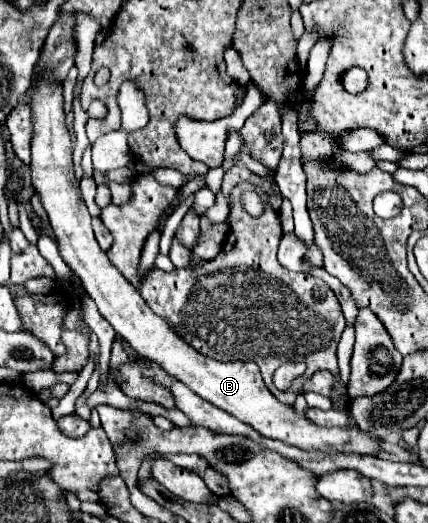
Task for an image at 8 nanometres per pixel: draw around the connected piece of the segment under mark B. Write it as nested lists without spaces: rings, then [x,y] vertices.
[[[35,72],[33,80],[31,80],[31,88],[27,90],[27,94],[31,96],[29,108],[31,108],[31,124],[33,124],[33,136],[31,136],[31,180],[33,180],[33,188],[37,192],[37,196],[41,198],[43,208],[47,210],[49,216],[49,224],[57,236],[57,244],[59,244],[59,252],[63,256],[63,260],[71,266],[71,270],[75,272],[75,276],[81,280],[85,292],[95,300],[101,316],[115,328],[115,332],[125,338],[143,358],[157,362],[167,374],[171,374],[173,378],[177,378],[179,382],[187,384],[187,388],[191,388],[193,392],[197,392],[197,396],[201,396],[203,400],[215,404],[217,408],[233,414],[235,418],[239,418],[241,422],[249,424],[251,428],[255,428],[257,432],[261,432],[261,436],[265,438],[273,438],[273,440],[281,440],[285,444],[297,446],[301,450],[317,450],[317,452],[325,452],[325,454],[359,454],[359,456],[377,456],[377,452],[381,450],[381,438],[373,436],[371,432],[361,430],[357,424],[353,426],[335,426],[335,428],[321,428],[317,424],[313,424],[311,420],[307,420],[303,414],[299,414],[293,406],[281,404],[263,384],[261,372],[257,368],[257,364],[253,362],[219,362],[213,360],[209,356],[203,356],[201,352],[197,352],[195,348],[191,348],[185,340],[179,340],[179,336],[169,328],[169,324],[165,320],[161,320],[157,314],[151,312],[151,308],[145,304],[145,300],[141,298],[141,294],[121,276],[121,272],[117,272],[117,268],[113,268],[113,264],[109,262],[107,254],[99,248],[95,236],[93,236],[93,228],[91,228],[91,214],[85,206],[85,200],[81,196],[81,188],[79,188],[79,180],[75,178],[75,168],[73,168],[73,156],[71,156],[71,136],[65,124],[65,112],[63,112],[63,86],[61,82],[57,82],[51,72]]]

